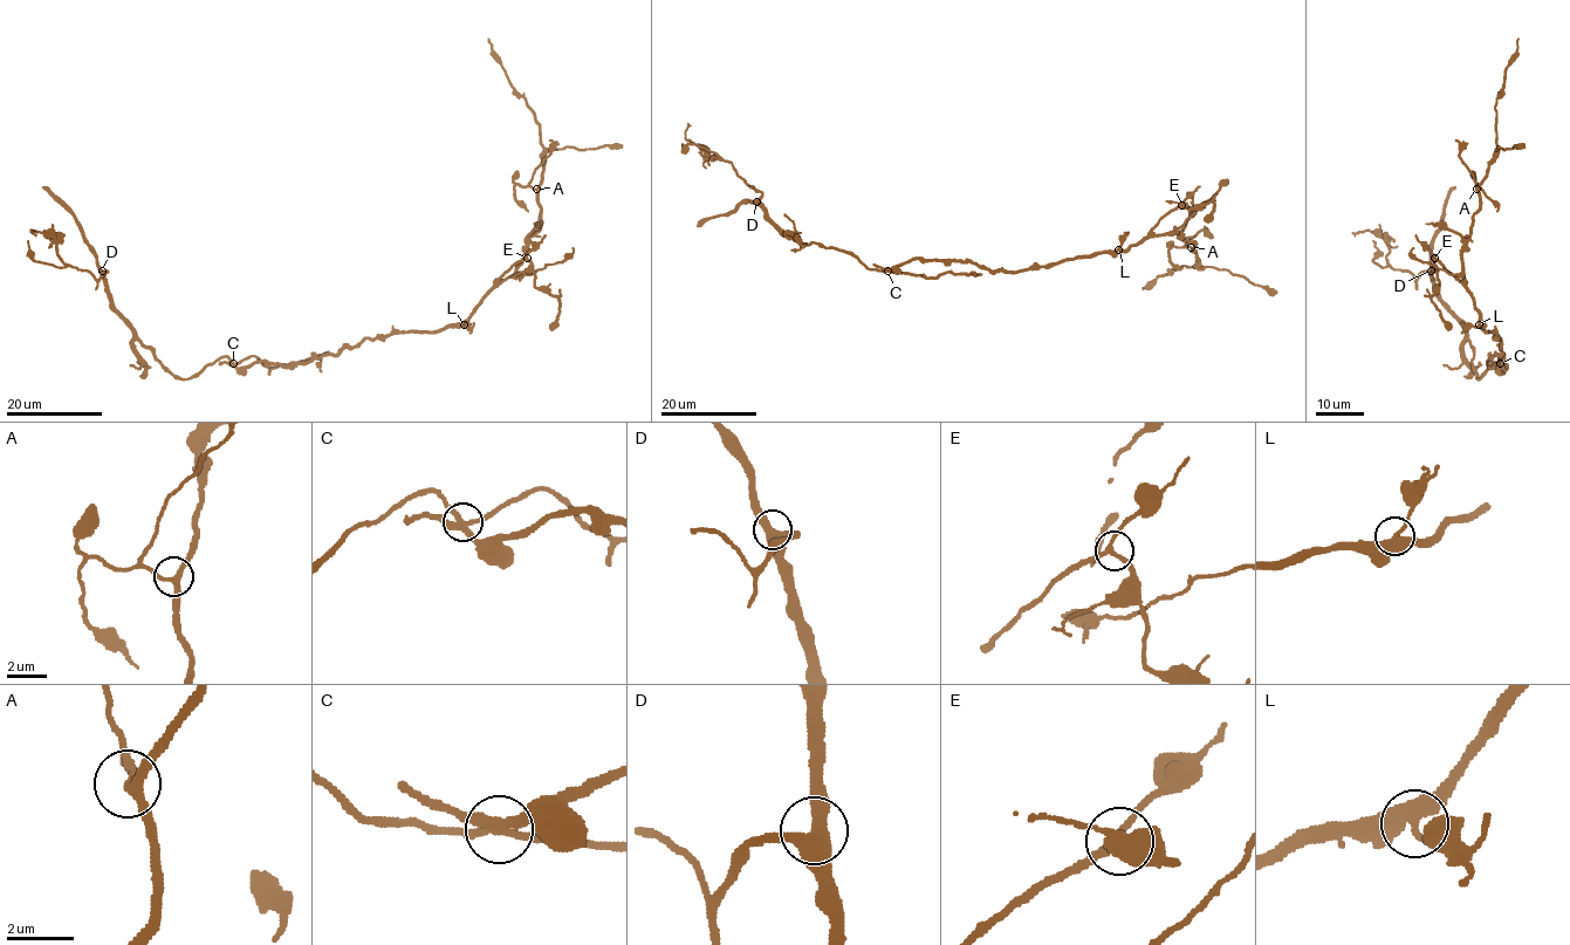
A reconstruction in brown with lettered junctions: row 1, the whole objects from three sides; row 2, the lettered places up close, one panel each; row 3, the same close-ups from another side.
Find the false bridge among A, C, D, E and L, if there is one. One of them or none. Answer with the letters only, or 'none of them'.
C

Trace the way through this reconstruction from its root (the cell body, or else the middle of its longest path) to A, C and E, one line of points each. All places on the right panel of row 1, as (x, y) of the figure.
A: (1501, 351), (1500, 339), (1482, 328), (1462, 272), (1462, 247), (1469, 235), (1472, 214), (1480, 207), (1476, 189)
C: (1501, 351), (1490, 360), (1489, 365), (1488, 362), (1495, 368), (1500, 364)
E: (1501, 351), (1500, 339), (1482, 328), (1471, 293), (1434, 258)

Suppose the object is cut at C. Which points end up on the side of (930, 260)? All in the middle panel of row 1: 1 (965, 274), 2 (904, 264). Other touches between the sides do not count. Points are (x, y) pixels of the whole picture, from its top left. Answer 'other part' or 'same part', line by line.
1: other part
2: same part

